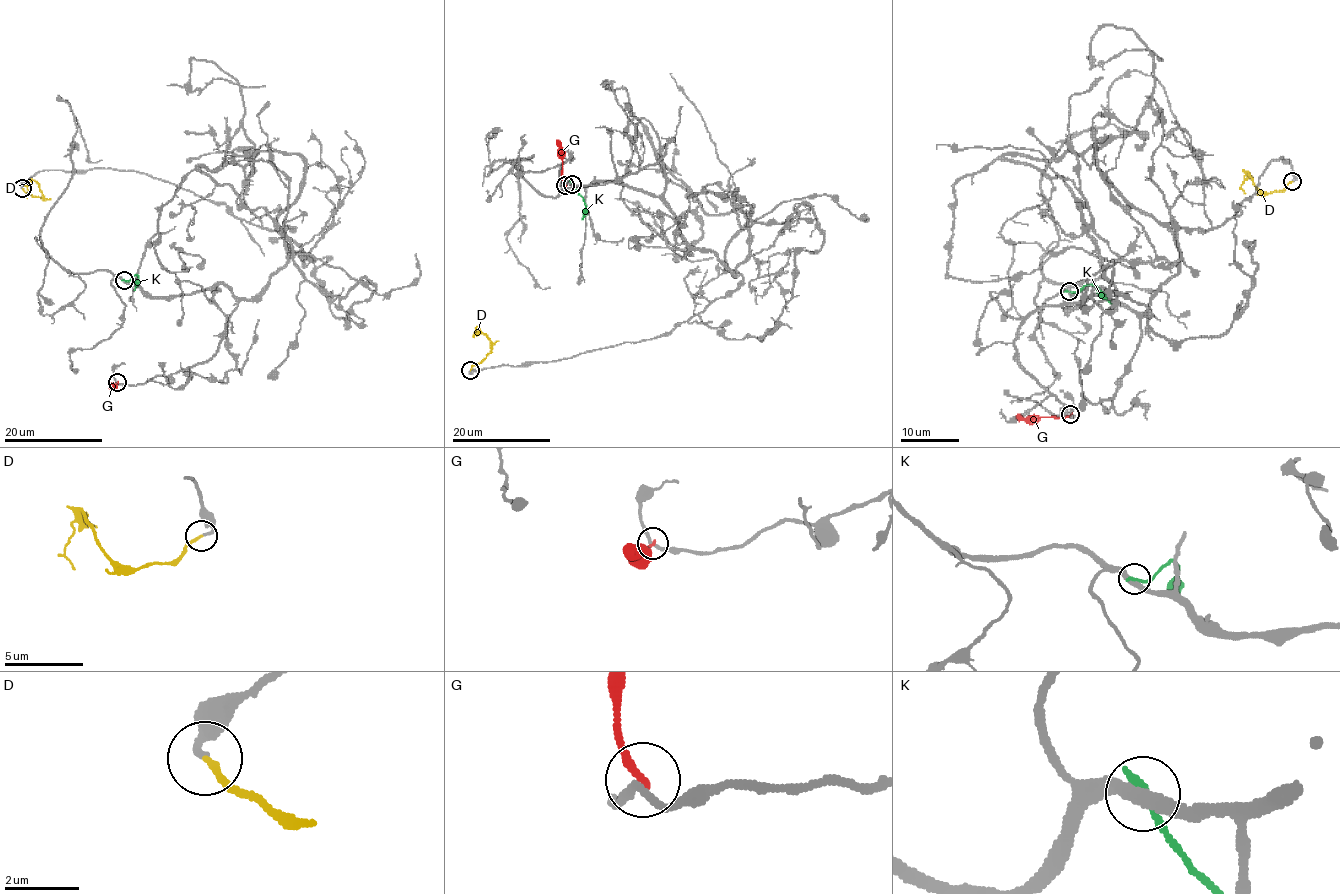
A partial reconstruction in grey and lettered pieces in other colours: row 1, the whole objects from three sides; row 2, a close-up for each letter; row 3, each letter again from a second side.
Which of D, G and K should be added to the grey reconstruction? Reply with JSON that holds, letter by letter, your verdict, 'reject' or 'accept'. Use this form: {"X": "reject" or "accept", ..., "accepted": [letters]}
{"D": "accept", "G": "reject", "K": "reject", "accepted": ["D"]}

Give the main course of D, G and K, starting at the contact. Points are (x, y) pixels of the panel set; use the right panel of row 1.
D: (1292, 181), (1282, 190), (1263, 193), (1248, 171), (1241, 186), (1245, 193)
G: (1070, 414), (1064, 417), (1028, 415), (1025, 418), (1016, 415)
K: (1069, 292), (1079, 292), (1086, 284), (1092, 284), (1111, 303)

